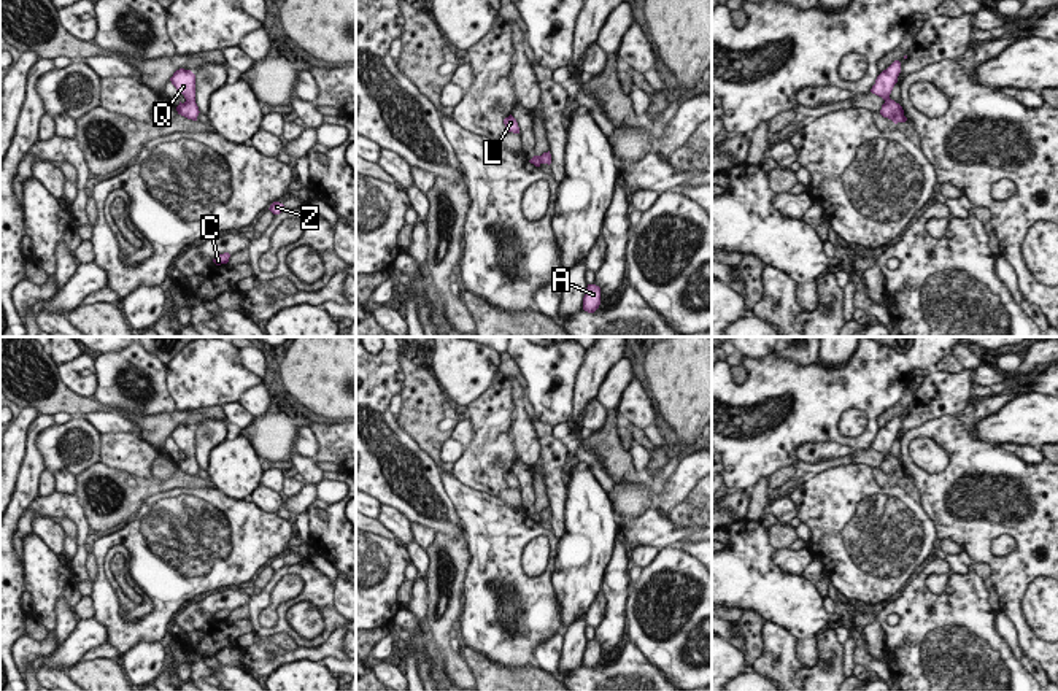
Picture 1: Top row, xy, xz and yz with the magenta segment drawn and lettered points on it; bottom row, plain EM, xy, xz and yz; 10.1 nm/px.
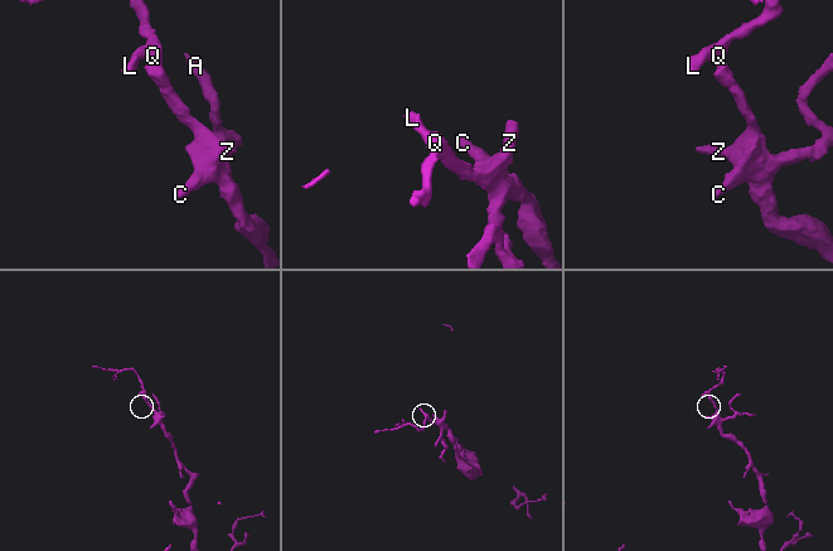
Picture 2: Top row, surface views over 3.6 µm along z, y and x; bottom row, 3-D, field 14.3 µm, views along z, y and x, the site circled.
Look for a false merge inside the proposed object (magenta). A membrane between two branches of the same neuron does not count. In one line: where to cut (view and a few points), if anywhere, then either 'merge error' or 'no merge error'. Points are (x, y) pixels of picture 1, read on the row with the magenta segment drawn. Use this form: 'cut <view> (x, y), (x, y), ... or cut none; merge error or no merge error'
cut none; no merge error

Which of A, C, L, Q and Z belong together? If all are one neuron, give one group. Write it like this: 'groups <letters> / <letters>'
groups A C L Q Z

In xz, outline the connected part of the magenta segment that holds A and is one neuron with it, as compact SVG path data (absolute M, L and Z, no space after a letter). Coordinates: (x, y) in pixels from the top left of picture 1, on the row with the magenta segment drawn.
M588 284L583 297L583 310L594 313L600 305L600 288L596 284Z

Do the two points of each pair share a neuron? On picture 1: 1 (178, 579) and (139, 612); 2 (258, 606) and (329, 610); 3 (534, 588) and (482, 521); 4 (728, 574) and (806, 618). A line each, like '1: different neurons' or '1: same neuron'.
1: different neurons
2: same neuron
3: same neuron
4: same neuron

